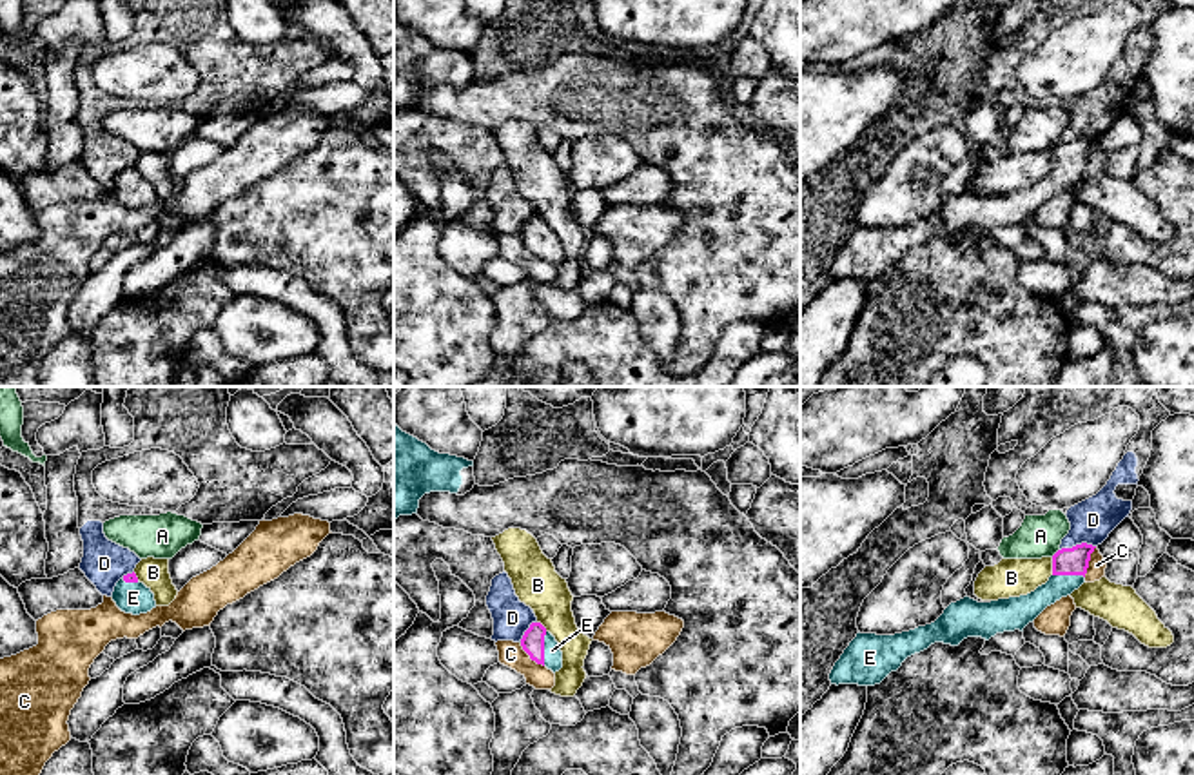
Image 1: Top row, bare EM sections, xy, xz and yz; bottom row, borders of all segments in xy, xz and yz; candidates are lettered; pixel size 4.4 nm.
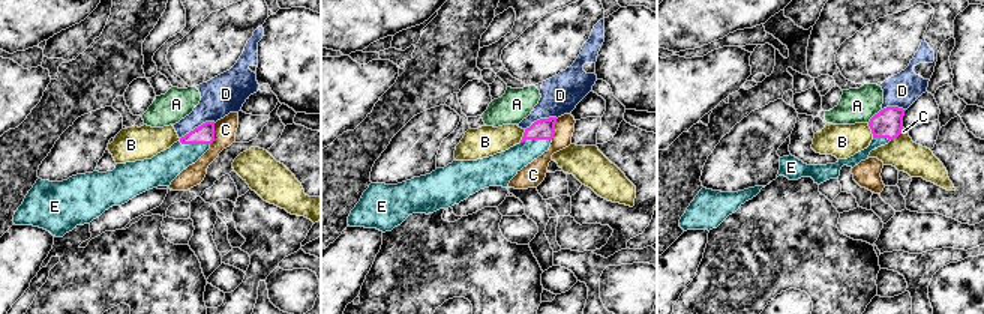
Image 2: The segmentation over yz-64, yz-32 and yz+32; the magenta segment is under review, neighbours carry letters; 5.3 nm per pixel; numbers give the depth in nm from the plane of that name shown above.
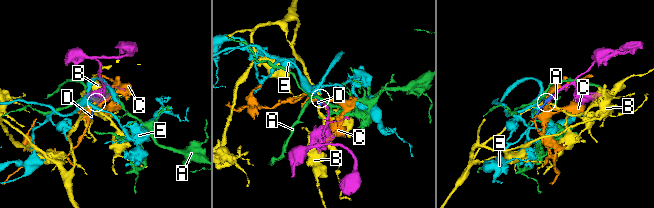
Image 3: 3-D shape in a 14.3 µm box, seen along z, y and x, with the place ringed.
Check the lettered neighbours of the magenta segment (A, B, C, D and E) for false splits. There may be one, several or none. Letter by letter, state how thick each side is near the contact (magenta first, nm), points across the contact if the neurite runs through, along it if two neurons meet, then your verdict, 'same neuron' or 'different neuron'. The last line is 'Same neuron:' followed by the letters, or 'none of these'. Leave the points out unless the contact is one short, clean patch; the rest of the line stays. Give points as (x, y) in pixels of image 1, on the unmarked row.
A: calibres 130 and 190 nm; different neuron
B: calibres 130 and 180 nm; different neuron
C: calibres 130 and 80 nm; different neuron
D: calibres 130 and 190 nm; different neuron
E: calibres 100 and 80 nm; way xz (532, 235), (543, 242), (552, 244); same neuron
Same neuron: E

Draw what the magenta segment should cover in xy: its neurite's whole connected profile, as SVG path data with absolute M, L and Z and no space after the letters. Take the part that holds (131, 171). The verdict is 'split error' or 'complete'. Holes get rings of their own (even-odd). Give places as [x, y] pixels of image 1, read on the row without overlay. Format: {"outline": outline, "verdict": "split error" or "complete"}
{"outline": "M134 165L116 176L111 191L122 205L132 209L147 207L156 201L154 187L138 174Z", "verdict": "split error"}

